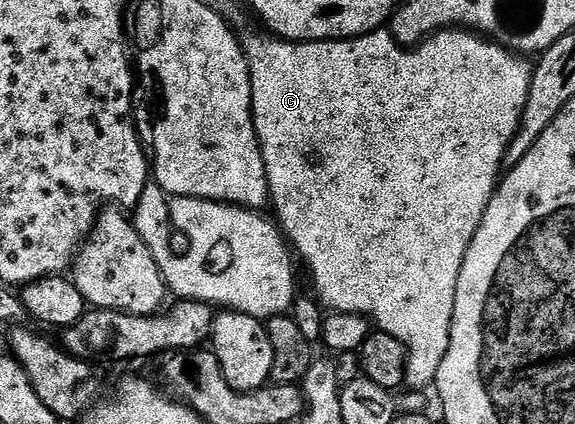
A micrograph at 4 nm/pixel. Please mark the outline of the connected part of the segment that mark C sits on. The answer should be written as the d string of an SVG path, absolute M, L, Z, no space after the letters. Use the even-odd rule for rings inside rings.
M387 29L360 35L358 39L330 39L320 43L278 39L269 33L260 34L244 36L243 46L251 73L253 124L263 153L263 165L267 169L271 207L277 210L276 222L291 244L296 258L300 262L302 259L309 266L309 275L317 290L316 298L330 312L364 315L375 324L376 330L385 331L399 340L409 351L405 370L406 384L410 388L425 387L428 383L430 386L437 378L439 365L443 365L443 357L447 357L459 269L502 178L507 149L521 128L527 93L531 89L533 67L525 60L528 58L518 52L510 51L500 43L468 29L435 31L411 48L397 43Z

